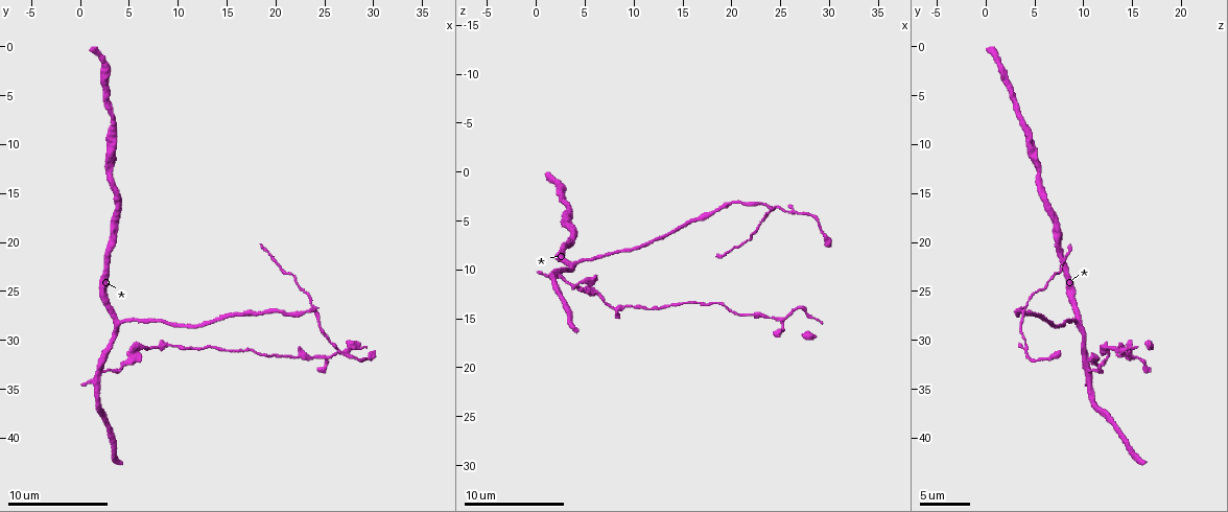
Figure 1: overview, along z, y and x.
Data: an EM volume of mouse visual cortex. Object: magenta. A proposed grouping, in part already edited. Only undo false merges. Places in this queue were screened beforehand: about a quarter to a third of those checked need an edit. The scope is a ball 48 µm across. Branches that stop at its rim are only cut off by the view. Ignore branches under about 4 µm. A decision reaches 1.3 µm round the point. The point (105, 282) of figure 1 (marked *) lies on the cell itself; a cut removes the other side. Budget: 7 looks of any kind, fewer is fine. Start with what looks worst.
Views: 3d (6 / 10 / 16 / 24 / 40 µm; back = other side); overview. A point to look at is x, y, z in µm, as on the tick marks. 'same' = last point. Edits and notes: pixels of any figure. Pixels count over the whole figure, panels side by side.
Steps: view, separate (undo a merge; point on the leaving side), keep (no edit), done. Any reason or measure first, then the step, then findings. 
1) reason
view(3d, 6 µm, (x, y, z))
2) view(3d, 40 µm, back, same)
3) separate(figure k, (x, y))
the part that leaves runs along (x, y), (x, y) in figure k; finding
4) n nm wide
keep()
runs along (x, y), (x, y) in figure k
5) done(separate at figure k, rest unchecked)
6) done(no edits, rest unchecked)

three arms meet
view(3d, 10 µm, (23.8, 26.8, 4.0))

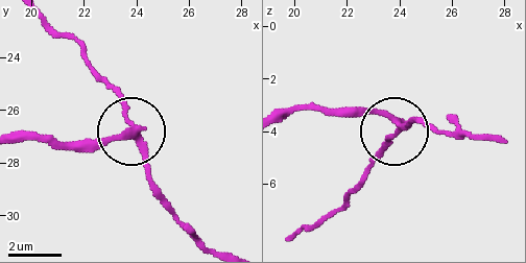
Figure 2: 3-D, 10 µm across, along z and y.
230 nm wide
separate(figure 2, (123, 104))
the part that leaves runs along (138, 142), (151, 187), (206, 241) in figure 2; a second cell is stuck on

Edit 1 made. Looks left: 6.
view(overview)

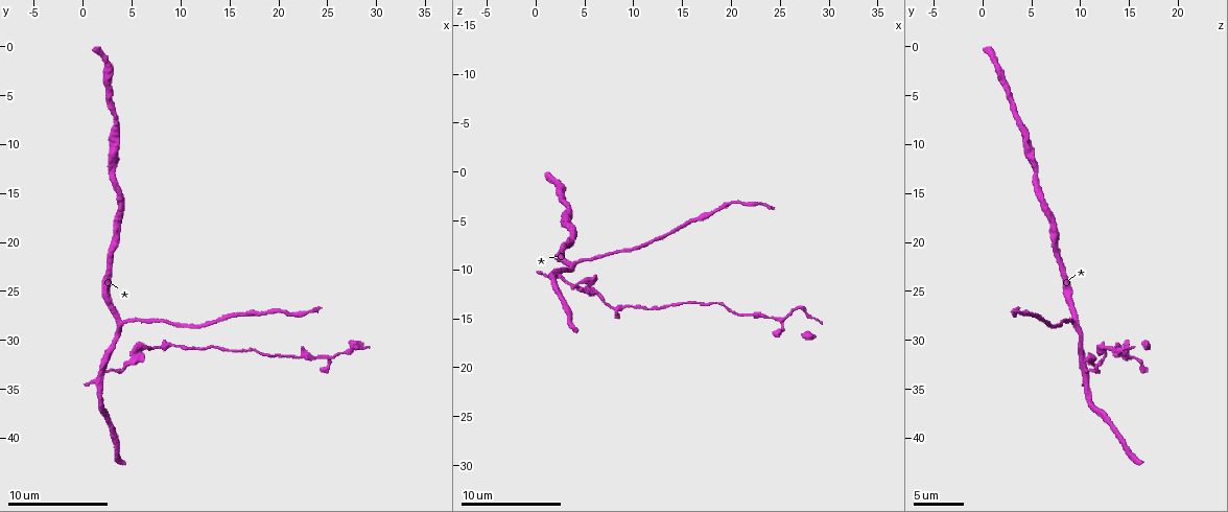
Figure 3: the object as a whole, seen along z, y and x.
a fork
view(3d, 6 µm, (2.4, 33.2, 10.6))

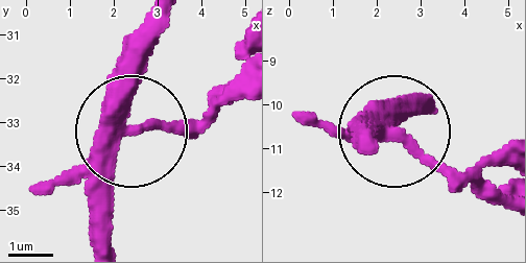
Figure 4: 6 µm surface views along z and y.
360 nm wide
separate(figure 4, (40, 183))
a second cell is stuck on

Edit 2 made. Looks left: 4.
see it whole again
view(overview)

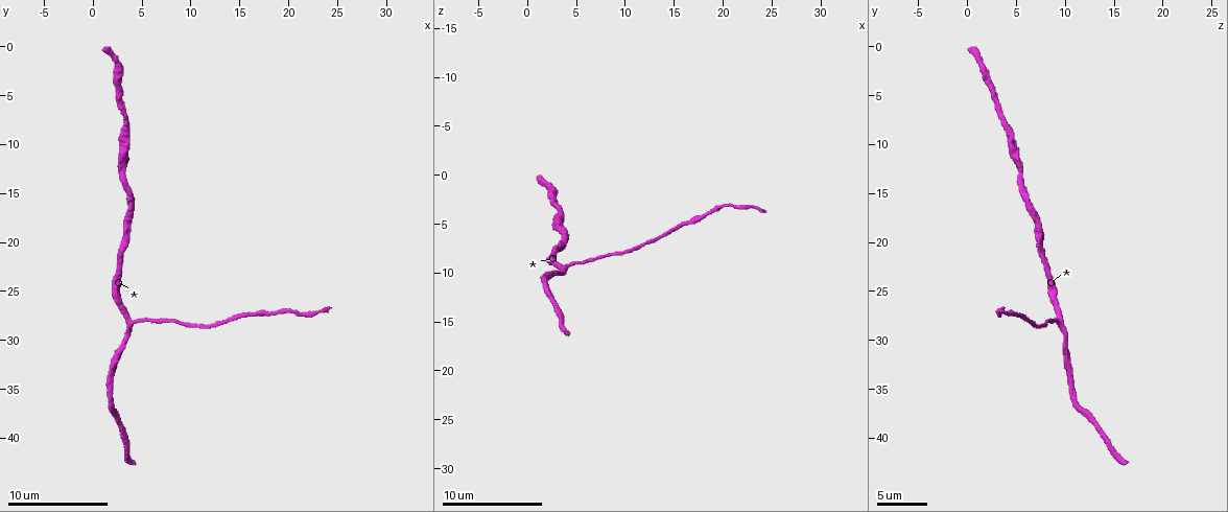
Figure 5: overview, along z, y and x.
view(3d, 16 µm, (4.4, 28.2, 9.4))

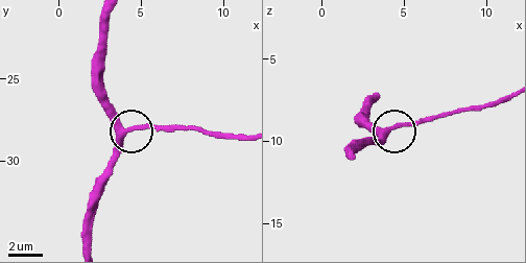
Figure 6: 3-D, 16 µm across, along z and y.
view(3d, 16 µm, back, (4.3, 28.1, 9.3))

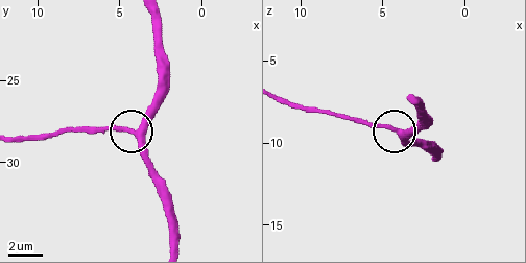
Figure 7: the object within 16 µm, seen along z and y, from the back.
3 arms
keep()
continuous, no second cell

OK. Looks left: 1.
done(separate at figure 2, separate at figure 4, rest unchecked)

